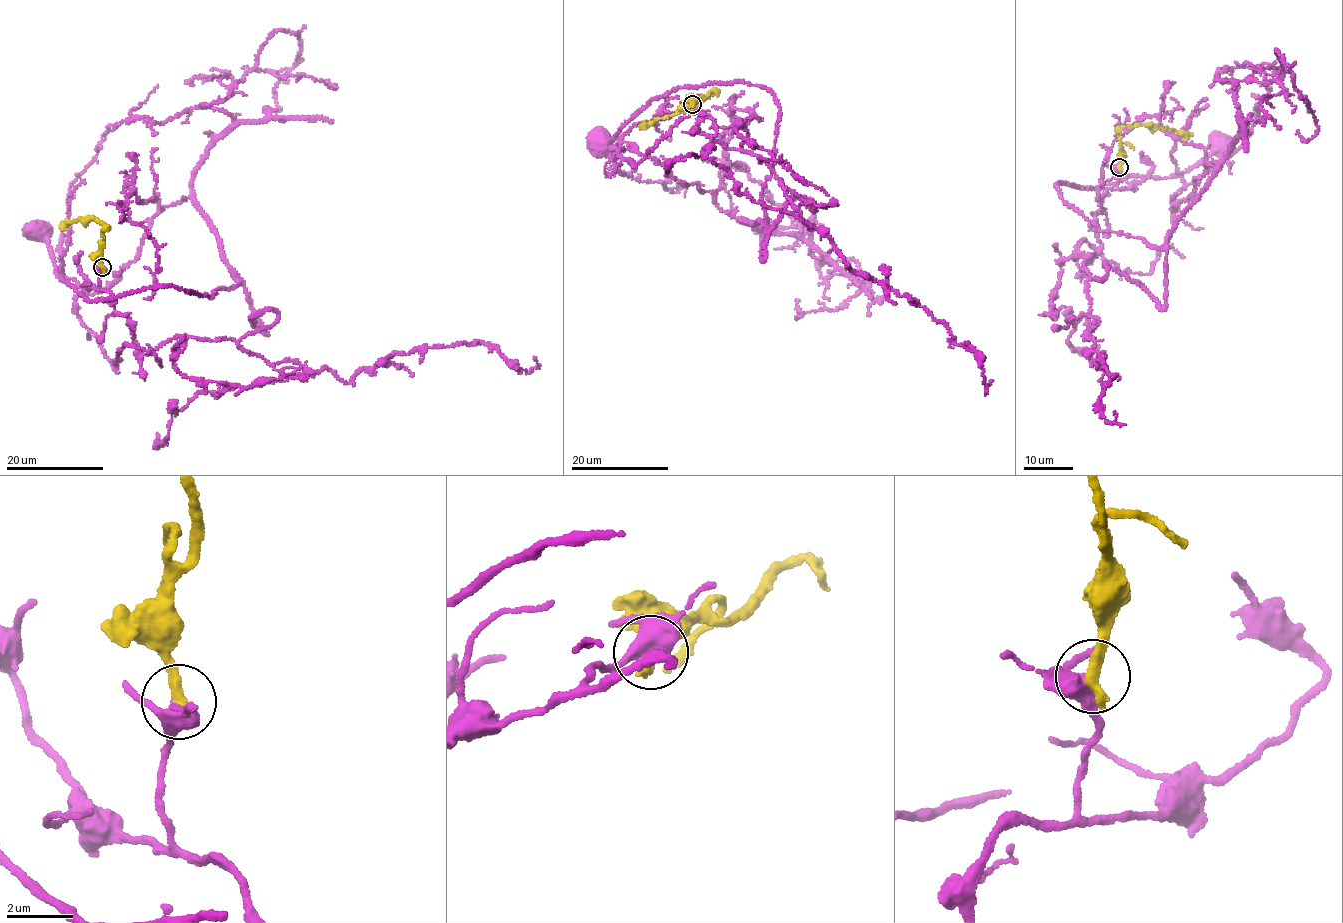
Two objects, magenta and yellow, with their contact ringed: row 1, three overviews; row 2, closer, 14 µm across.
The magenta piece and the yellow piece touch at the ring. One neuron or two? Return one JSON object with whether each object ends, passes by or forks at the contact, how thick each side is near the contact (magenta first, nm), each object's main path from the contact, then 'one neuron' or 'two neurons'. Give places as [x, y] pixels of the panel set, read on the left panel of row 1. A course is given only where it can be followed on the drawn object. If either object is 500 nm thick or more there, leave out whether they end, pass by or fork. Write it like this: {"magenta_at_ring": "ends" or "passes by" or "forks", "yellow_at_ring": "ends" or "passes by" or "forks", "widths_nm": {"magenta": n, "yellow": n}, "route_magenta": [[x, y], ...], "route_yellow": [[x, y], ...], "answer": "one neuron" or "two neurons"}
{"magenta_at_ring": "forks", "yellow_at_ring": "ends", "widths_nm": {"magenta": 400, "yellow": 440}, "route_magenta": [[101, 267], [141, 353], [276, 320], [254, 326], [239, 279], [86, 299], [38, 231]], "route_yellow": [[102, 268], [100, 244], [104, 241], [103, 225], [86, 218], [66, 223], [61, 228]], "answer": "two neurons"}

